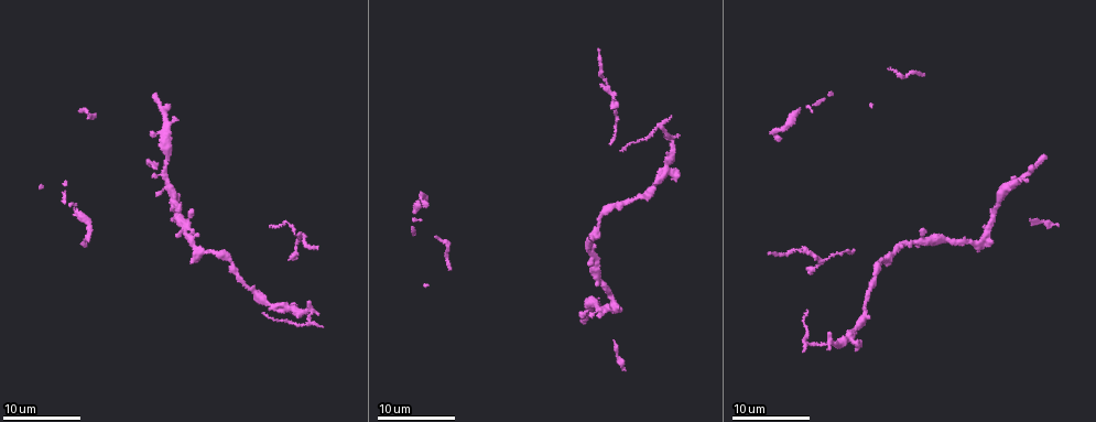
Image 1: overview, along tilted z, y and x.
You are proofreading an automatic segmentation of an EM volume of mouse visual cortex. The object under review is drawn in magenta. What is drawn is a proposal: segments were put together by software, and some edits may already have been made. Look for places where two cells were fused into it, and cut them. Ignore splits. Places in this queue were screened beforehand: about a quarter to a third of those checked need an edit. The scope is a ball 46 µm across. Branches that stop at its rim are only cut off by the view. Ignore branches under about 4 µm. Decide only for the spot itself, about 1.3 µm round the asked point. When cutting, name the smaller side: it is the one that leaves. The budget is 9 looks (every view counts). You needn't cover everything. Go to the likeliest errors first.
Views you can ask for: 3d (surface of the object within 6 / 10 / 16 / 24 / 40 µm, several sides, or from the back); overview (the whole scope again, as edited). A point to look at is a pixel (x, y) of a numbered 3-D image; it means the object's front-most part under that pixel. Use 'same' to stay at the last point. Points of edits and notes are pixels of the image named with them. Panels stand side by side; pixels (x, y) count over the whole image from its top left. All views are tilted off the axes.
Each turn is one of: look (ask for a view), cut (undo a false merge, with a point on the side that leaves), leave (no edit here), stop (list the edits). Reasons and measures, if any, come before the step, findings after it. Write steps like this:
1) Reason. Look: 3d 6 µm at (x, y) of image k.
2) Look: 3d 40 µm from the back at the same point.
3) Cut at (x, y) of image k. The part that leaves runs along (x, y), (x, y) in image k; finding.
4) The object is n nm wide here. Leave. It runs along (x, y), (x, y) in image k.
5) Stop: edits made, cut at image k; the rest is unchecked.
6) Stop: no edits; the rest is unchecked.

Three-way junction. Look: 3d 10 µm at (824, 260) of image 1.

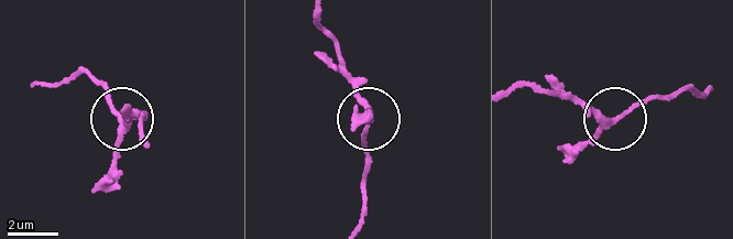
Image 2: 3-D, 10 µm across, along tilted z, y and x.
Look: 3d 6 µm at (612, 118) of image 2.

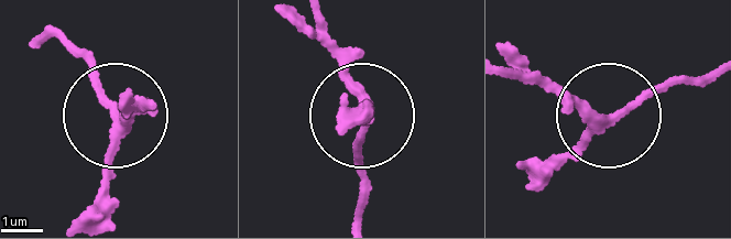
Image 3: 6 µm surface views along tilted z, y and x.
Leave. One cell here.

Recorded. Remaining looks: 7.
Arms part here. Look: 3d 10 µm at (829, 340) of image 1.

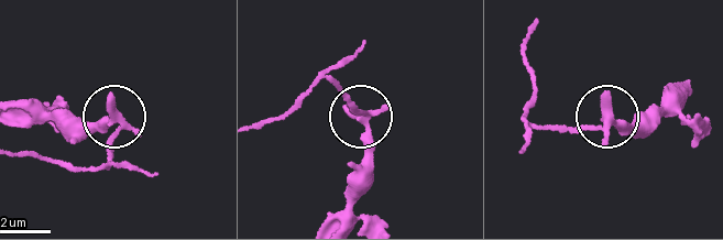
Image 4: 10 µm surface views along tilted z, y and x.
Cut at (107, 149) of image 4. The part that leaves runs along (121, 129), (100, 167), (64, 166), (33, 153), (14, 156) in image 4; a second cell is stuck on.

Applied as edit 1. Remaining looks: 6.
Side arm on a straight run. Look: 3d 16 µm at (993, 215) of image 1.

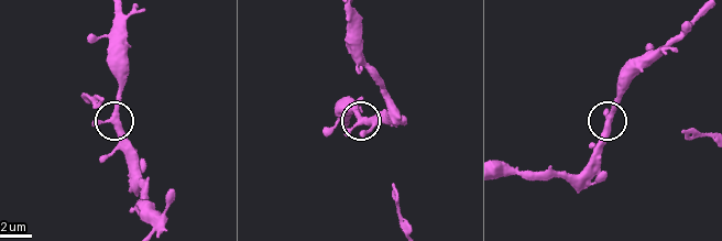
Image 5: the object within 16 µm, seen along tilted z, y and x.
Look: 3d 6 µm at (114, 121) of image 5.

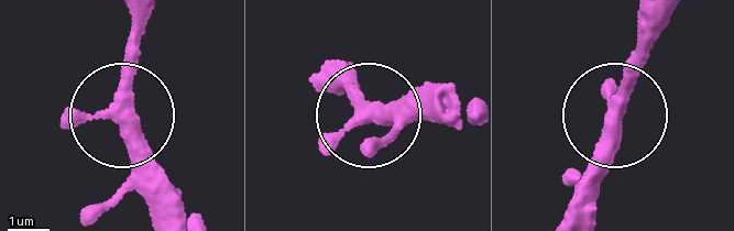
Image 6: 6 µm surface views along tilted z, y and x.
Leave. It runs along (558, 219), (612, 129), (637, 11) in image 6; all the same cell.

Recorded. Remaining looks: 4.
A fork. Look: 3d 16 µm at (162, 131) of image 1.

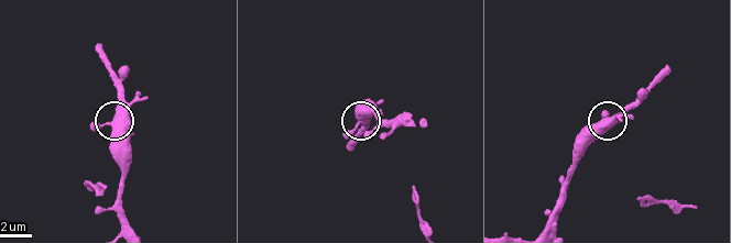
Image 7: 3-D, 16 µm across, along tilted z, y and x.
The object is 450 nm wide here. Leave. All the same cell.

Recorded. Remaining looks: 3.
Three arms meet. Look: 3d 16 µm at (898, 245) of image 1.

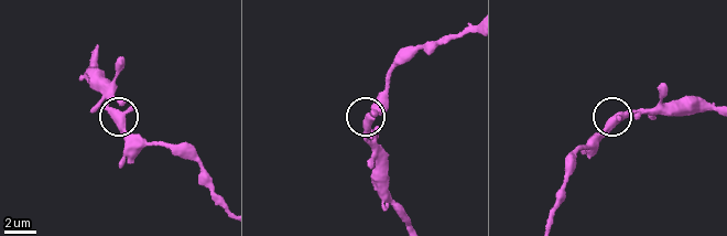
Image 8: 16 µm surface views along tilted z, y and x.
From behind. Look: 3d 16 µm from the back at (610, 121) of image 8.

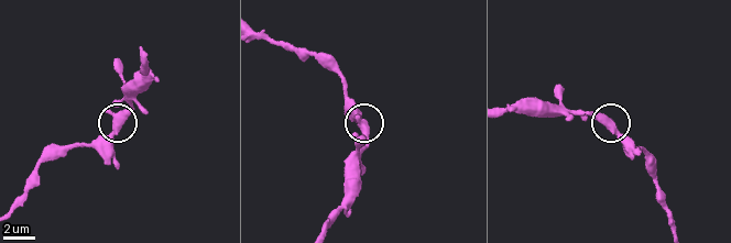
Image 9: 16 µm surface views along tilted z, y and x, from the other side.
3 arms meet here. Leave. One cell here.

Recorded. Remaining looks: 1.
Stop: edits made, cut at image 4; the rest is unchecked.

